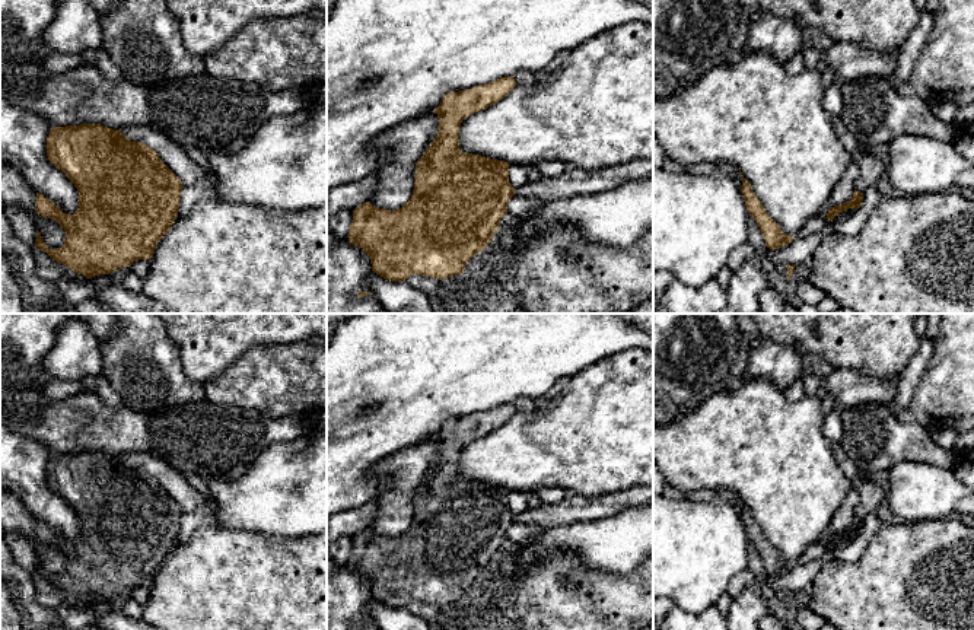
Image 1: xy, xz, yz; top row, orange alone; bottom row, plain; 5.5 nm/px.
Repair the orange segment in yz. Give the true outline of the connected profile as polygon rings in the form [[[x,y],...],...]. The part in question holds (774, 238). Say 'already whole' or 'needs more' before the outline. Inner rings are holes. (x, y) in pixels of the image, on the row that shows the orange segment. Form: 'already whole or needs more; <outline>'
already whole; [[[739,171],[742,176],[742,185],[741,191],[744,194],[744,201],[747,206],[748,213],[755,219],[760,230],[763,232],[765,246],[770,249],[779,249],[787,244],[790,244],[795,236],[786,235],[779,223],[776,223],[765,209],[763,207],[761,201],[757,198],[755,192],[751,188],[751,184],[744,178],[742,172]]]

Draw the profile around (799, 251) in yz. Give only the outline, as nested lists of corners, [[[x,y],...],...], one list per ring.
[[[815,232],[806,238],[793,239],[790,244],[779,249],[767,248],[765,257],[768,257],[777,267],[808,264],[822,238],[822,232]]]

